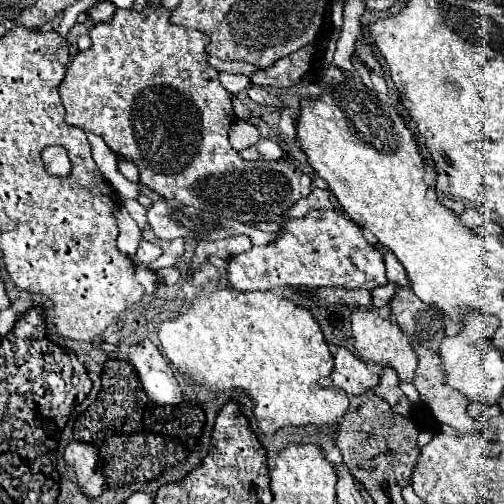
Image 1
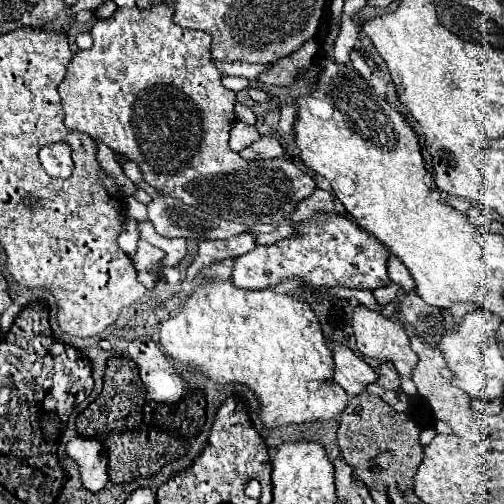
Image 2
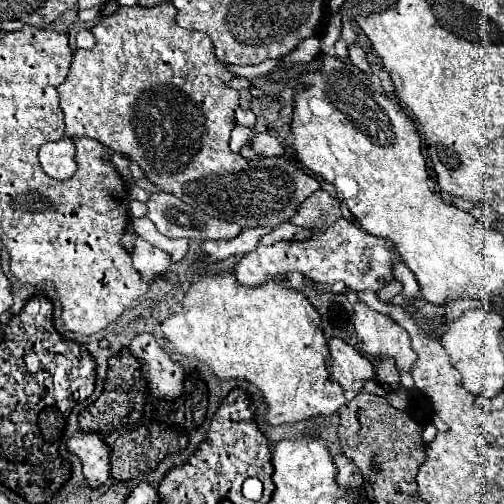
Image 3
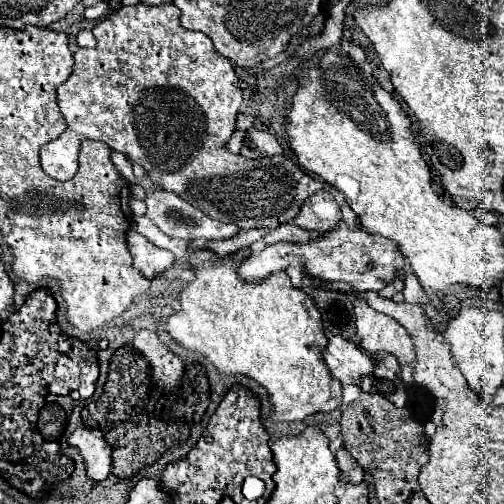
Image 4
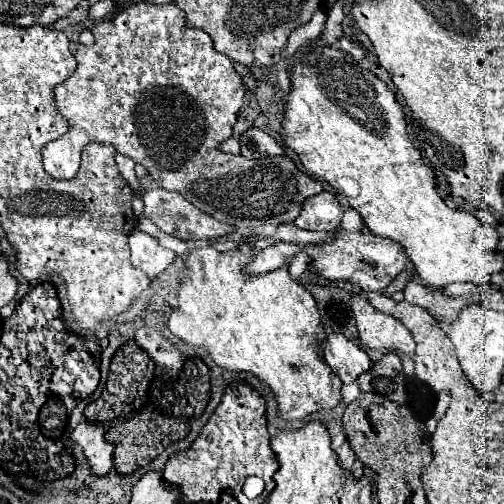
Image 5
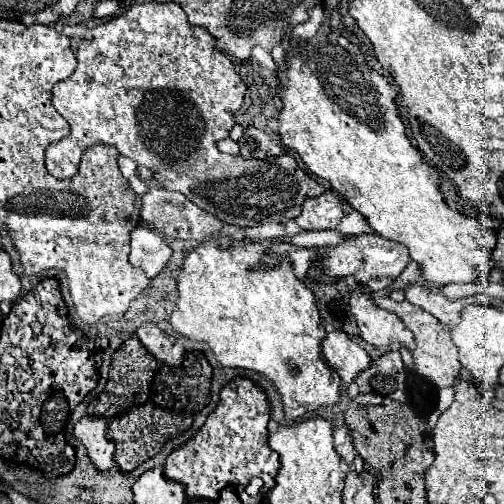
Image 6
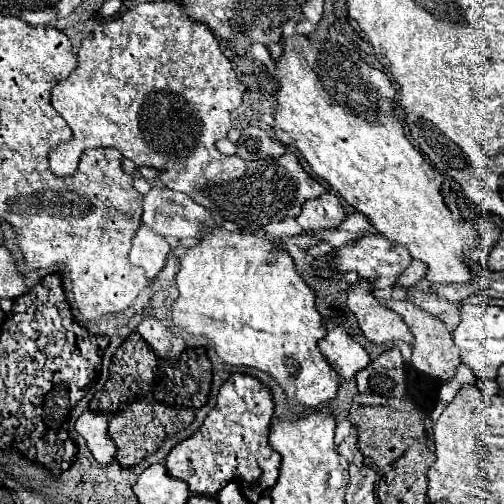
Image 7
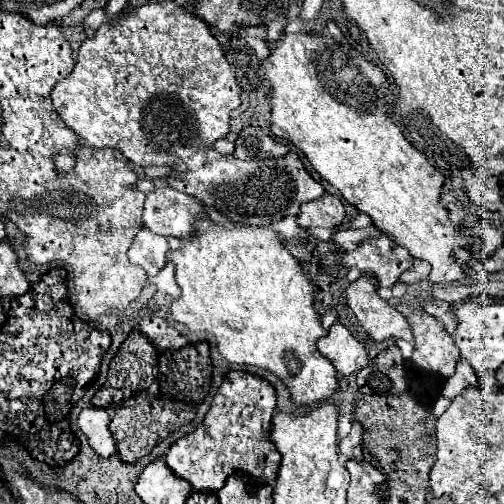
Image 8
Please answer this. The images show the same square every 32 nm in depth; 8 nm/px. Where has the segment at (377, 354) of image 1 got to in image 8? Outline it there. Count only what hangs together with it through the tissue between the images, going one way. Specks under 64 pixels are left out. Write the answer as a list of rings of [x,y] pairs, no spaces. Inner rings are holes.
[[[372,276],[358,278],[346,290],[348,308],[356,314],[360,326],[376,342],[388,338],[396,338],[396,340],[402,338],[412,342],[412,332],[404,316],[396,312],[394,306],[382,300],[376,292],[378,292],[378,282]]]

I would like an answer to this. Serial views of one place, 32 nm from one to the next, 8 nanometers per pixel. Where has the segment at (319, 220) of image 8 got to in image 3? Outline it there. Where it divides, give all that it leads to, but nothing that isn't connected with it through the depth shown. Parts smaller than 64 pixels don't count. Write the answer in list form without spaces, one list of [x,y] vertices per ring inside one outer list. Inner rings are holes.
[[[316,190],[300,204],[300,210],[296,212],[296,216],[292,216],[292,224],[302,228],[322,228],[326,224],[332,224],[340,216],[342,212],[338,208],[338,200],[324,190]]]

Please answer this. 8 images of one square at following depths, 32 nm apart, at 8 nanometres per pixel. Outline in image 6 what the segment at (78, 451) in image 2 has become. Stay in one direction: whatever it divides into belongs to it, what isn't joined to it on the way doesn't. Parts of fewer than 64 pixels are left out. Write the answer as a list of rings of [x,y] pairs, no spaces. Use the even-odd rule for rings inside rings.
[[[84,416],[72,432],[86,448],[92,464],[96,464],[96,470],[106,472],[114,466],[114,444],[106,438],[106,422],[104,418],[96,416]]]

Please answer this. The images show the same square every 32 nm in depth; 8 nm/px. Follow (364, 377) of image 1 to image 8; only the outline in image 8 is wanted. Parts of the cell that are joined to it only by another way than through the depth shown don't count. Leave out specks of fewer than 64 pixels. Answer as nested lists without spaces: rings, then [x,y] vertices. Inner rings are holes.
[[[332,324],[328,334],[318,340],[318,350],[342,376],[350,376],[368,364],[366,348],[342,324]]]

